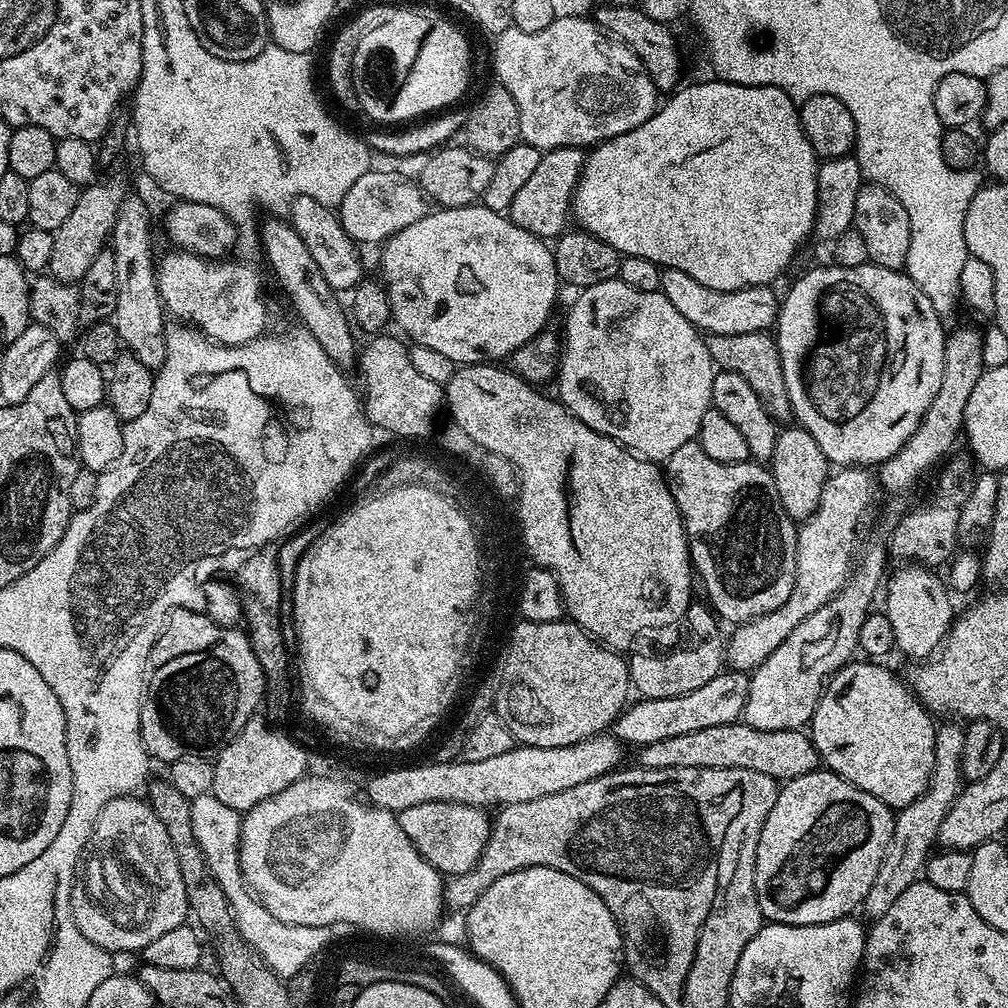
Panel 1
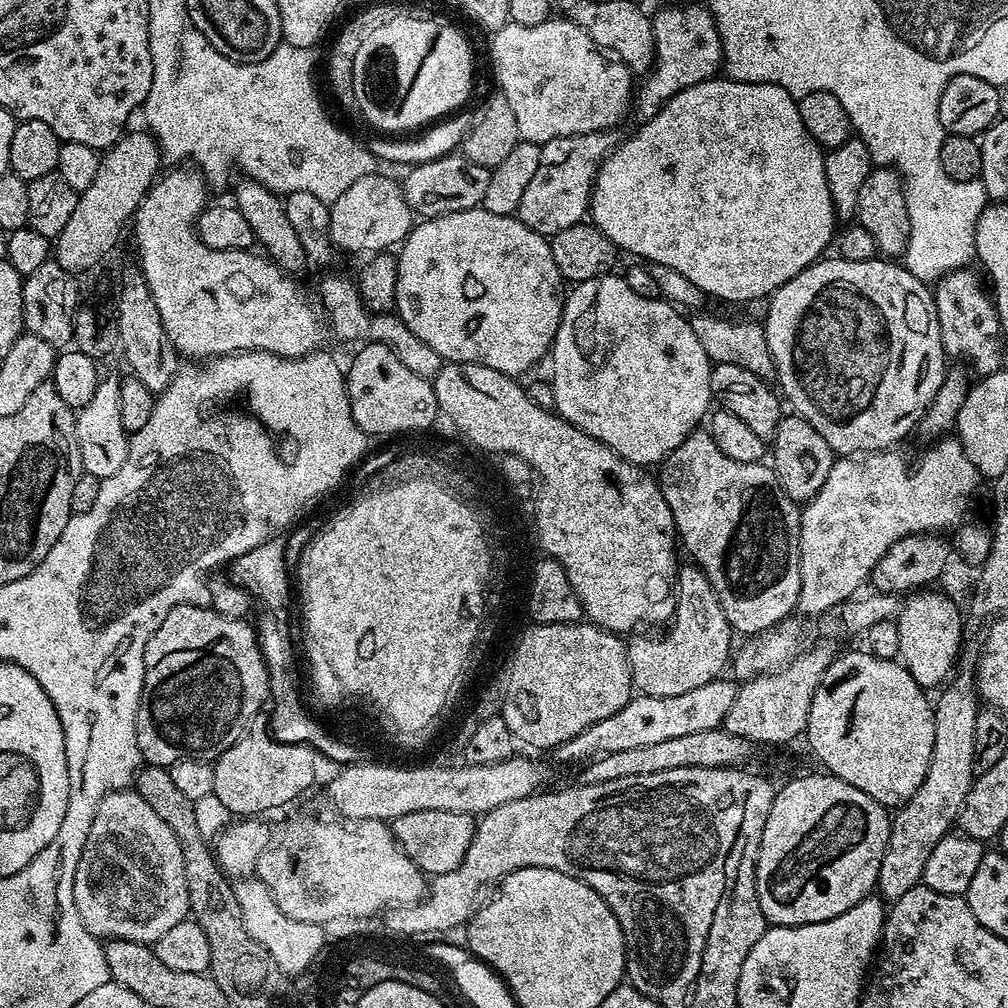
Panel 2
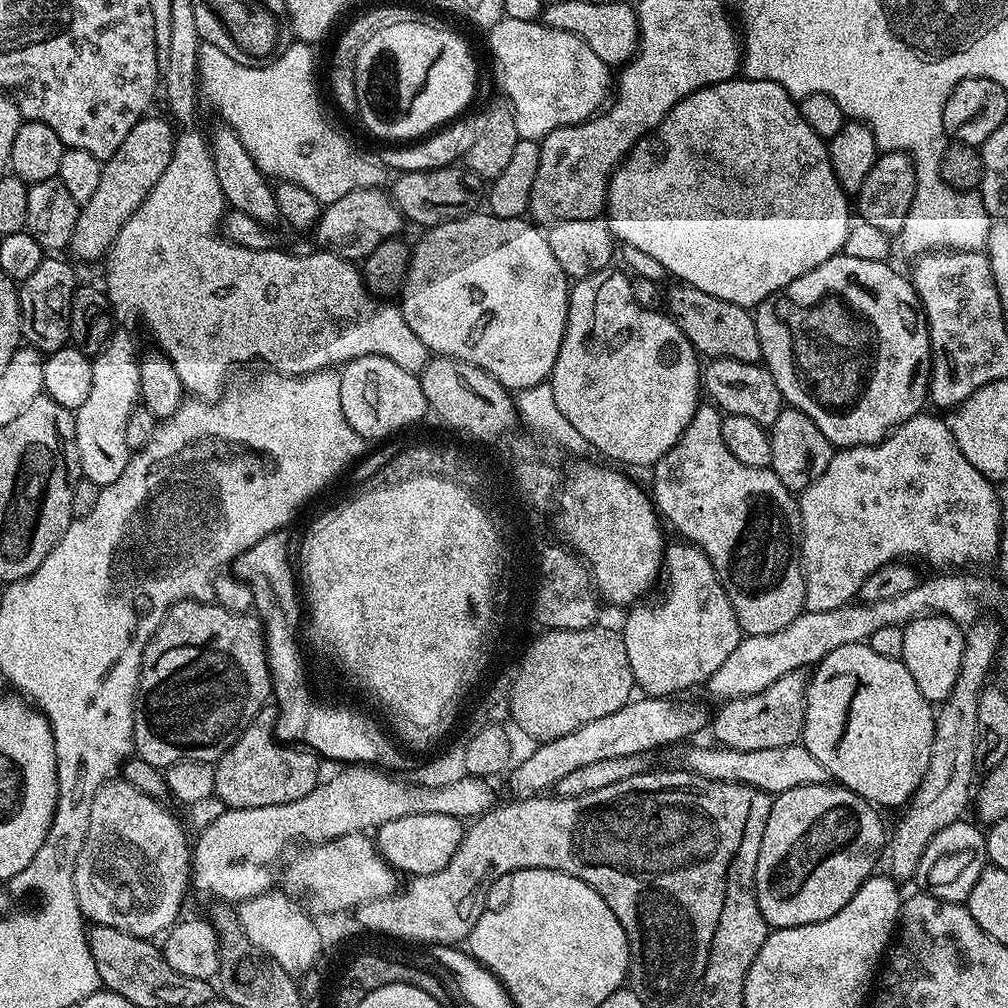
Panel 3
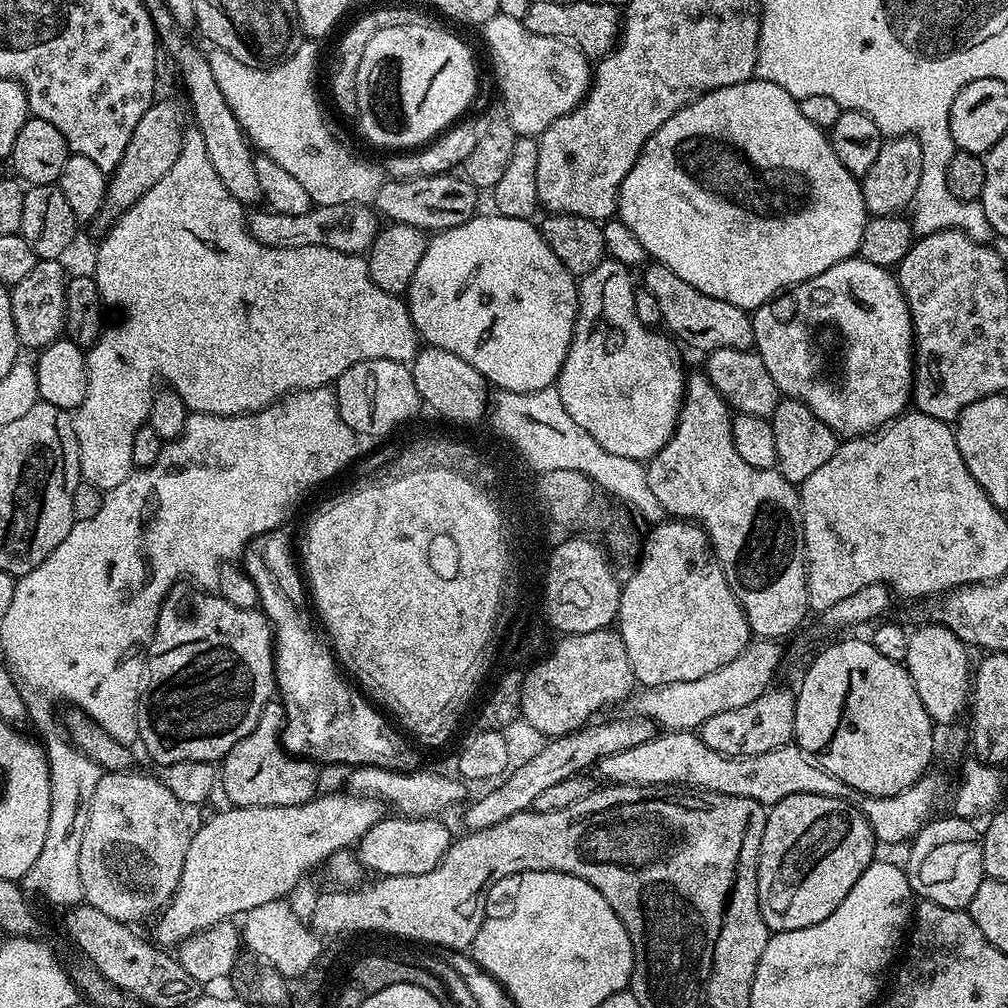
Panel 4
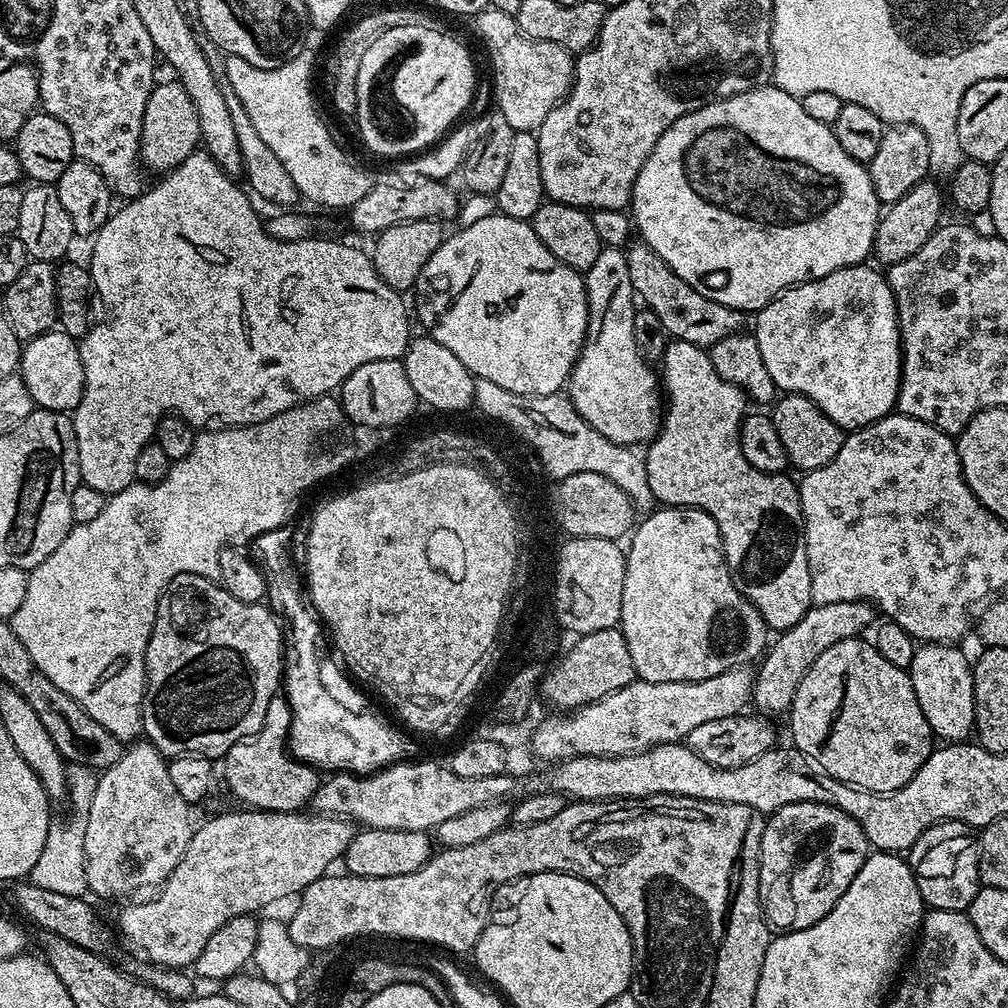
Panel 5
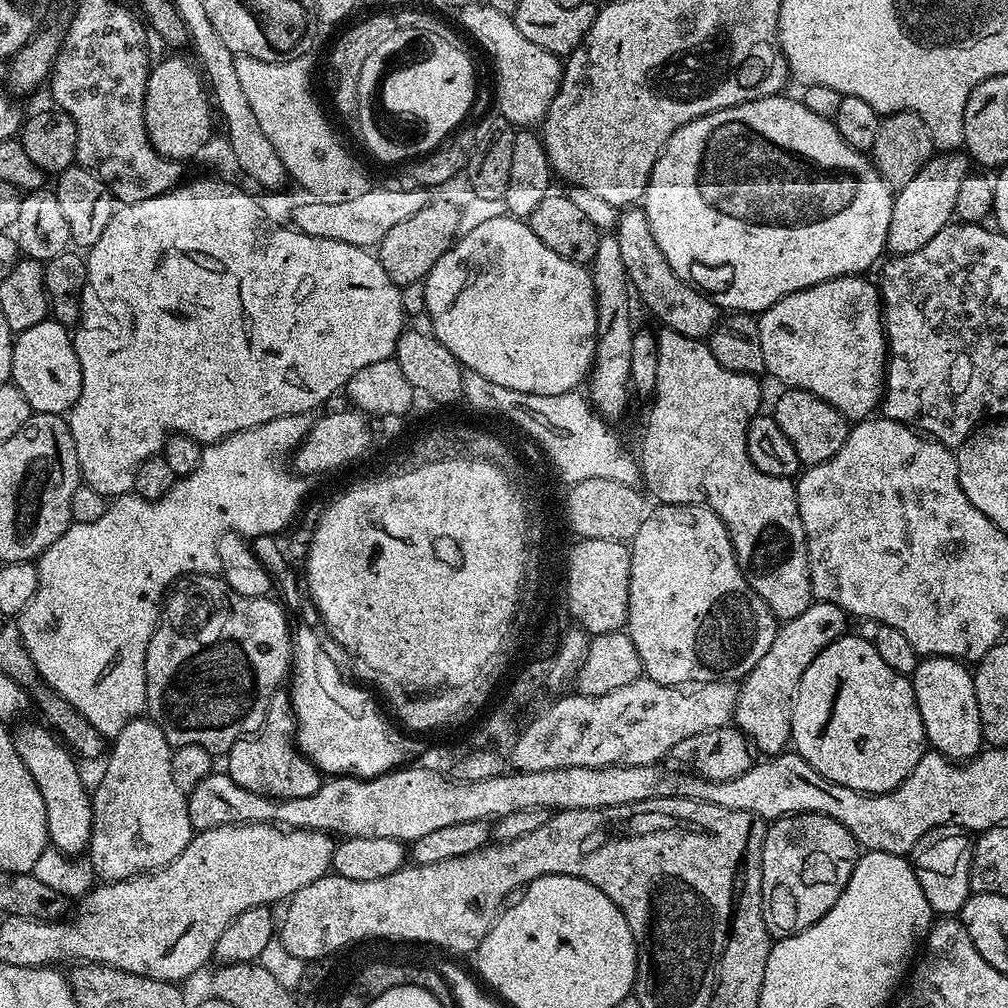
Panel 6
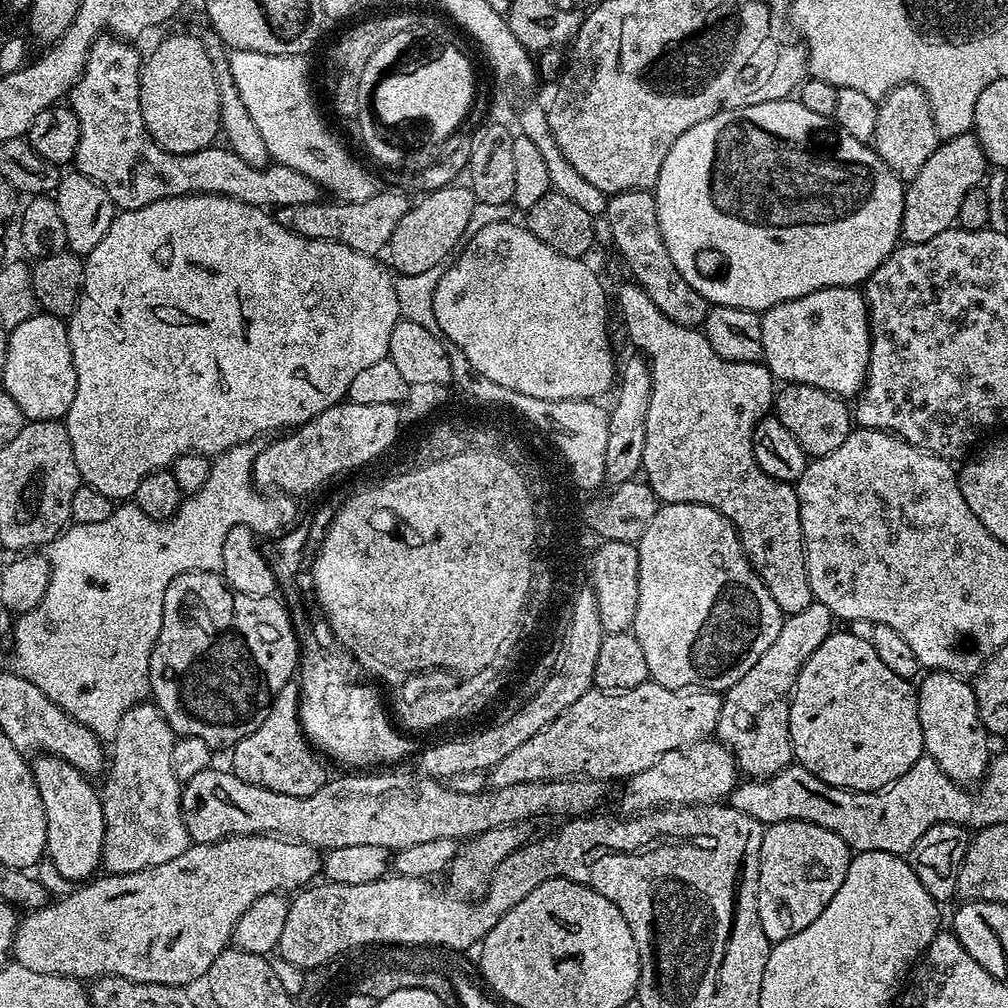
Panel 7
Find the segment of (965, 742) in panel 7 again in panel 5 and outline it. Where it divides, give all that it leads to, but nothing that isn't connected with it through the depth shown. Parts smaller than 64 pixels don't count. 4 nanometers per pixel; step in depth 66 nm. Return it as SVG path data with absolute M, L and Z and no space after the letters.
M921 643L917 647L910 666L906 669L918 706L926 714L933 737L944 742L964 742L973 735L976 726L976 707L974 706L974 682L972 664L964 657L964 652L955 643Z

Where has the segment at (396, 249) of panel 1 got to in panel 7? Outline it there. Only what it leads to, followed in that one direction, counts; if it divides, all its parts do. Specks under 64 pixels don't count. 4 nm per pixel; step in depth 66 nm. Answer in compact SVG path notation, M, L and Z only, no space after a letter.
M505 222L482 226L482 230L472 232L467 237L466 243L459 249L460 257L454 262L452 260L441 271L440 281L434 290L434 318L440 327L439 335L451 347L462 350L462 354L466 354L470 366L474 366L474 370L478 370L482 378L490 382L498 382L498 386L506 386L506 390L514 390L518 394L530 394L530 398L547 400L596 400L608 387L608 391L613 387L618 376L618 360L616 364L616 356L612 353L612 340L608 337L609 293L608 296L604 293L604 284L600 281L599 274L590 265L584 264L588 262L583 259L566 258L566 254L558 254L558 250L550 250L550 246L534 238L534 234L530 234L527 227L520 225L519 228L518 225L519 223L516 222Z

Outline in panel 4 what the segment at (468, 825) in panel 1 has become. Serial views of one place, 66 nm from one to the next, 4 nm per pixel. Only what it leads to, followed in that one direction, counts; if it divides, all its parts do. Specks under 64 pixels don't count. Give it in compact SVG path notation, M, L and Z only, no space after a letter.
M385 815L366 834L362 834L360 843L354 851L359 859L361 869L368 868L377 877L409 876L410 874L426 874L426 870L434 870L438 862L446 854L454 839L451 832L440 818L421 818L418 816Z

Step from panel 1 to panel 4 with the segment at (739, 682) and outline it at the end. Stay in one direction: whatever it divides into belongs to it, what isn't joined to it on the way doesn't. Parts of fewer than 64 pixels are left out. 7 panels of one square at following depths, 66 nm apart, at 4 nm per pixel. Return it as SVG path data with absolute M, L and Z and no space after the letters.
M631 715L625 720L612 720L606 724L596 725L596 722L592 722L581 728L579 732L551 737L529 760L522 761L520 765L517 763L499 783L489 787L492 789L485 796L478 797L465 810L463 827L470 832L486 830L494 826L494 822L500 822L502 818L510 818L510 814L527 812L532 807L532 800L538 798L542 790L562 782L562 778L581 775L595 765L597 760L606 758L610 754L618 754L622 750L630 750L630 746L642 746L642 742L657 735L657 725L648 717Z

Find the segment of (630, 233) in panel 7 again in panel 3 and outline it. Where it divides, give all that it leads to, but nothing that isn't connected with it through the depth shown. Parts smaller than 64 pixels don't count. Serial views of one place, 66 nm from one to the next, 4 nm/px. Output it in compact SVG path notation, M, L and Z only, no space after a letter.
M683 282L675 286L677 288L667 289L666 292L667 311L701 357L717 360L729 356L738 362L751 364L763 361L762 342L758 342L756 317L749 309L734 302L726 302L722 298L714 298L714 294L706 294Z

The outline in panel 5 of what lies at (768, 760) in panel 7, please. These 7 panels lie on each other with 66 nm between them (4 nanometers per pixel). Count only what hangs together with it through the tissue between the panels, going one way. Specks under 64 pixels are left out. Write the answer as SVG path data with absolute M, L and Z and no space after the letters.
M855 600L854 602L830 602L818 604L808 609L794 626L783 629L780 636L769 643L758 667L754 672L752 685L752 704L761 713L776 718L779 712L787 713L794 702L794 694L806 678L806 670L818 662L818 654L830 650L834 642L857 639L861 634L867 633L877 623L878 612L867 600Z

